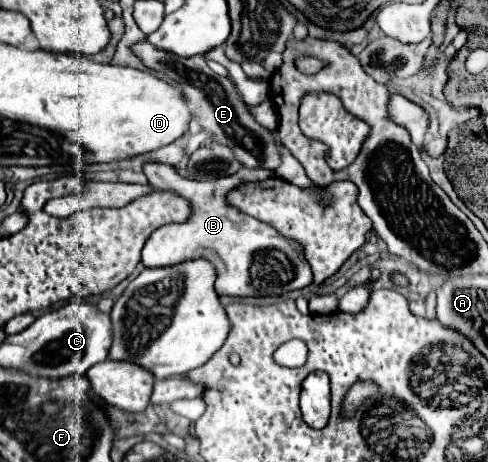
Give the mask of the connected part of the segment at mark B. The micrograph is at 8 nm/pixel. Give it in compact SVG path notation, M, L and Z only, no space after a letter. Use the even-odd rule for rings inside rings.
M145 164L146 185L125 184L119 182L90 182L85 184L80 193L73 193L61 198L53 198L45 204L45 212L57 218L65 218L79 208L121 208L133 202L139 196L151 194L153 190L175 190L181 194L191 206L191 216L181 224L165 224L157 232L153 232L143 248L143 264L147 268L171 266L185 262L189 258L209 258L217 268L217 294L231 296L273 296L285 294L291 290L301 290L313 280L313 272L309 262L305 260L305 250L299 242L281 236L273 226L253 220L243 214L235 206L227 202L227 192L235 190L235 186L243 186L247 182L263 182L271 178L273 172L265 168L241 168L237 174L195 182L183 178L175 172L173 166L167 164Z

